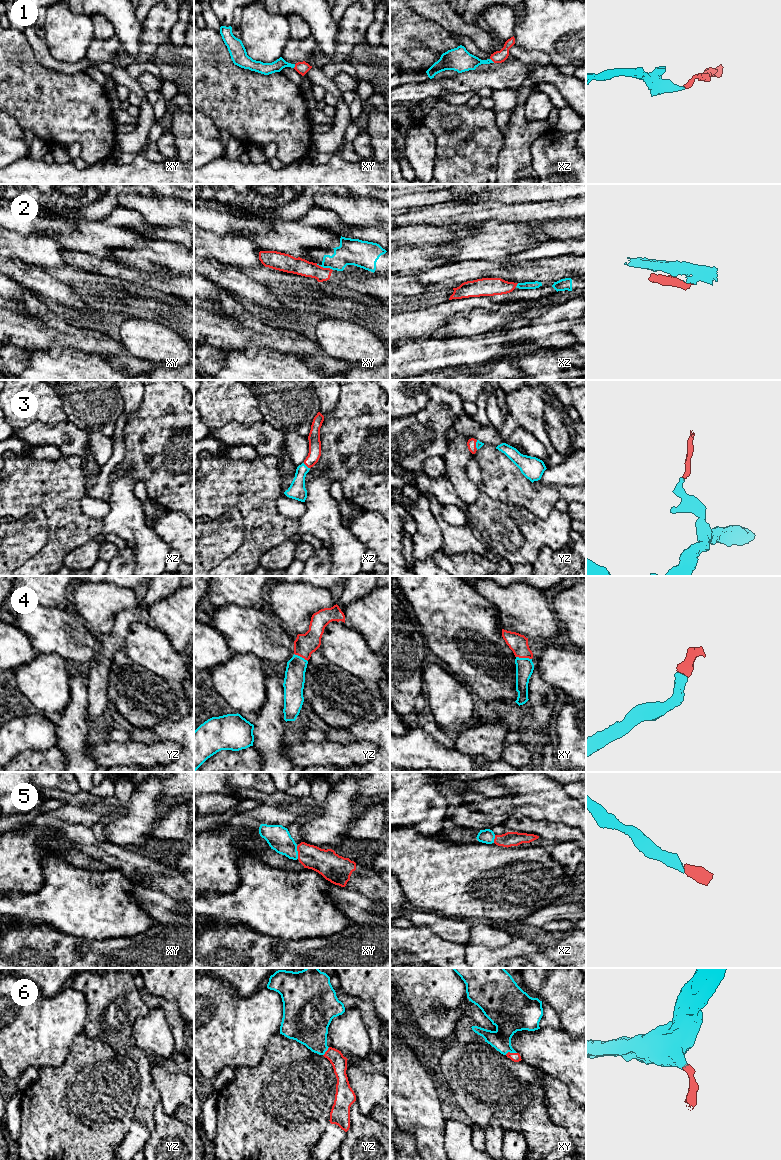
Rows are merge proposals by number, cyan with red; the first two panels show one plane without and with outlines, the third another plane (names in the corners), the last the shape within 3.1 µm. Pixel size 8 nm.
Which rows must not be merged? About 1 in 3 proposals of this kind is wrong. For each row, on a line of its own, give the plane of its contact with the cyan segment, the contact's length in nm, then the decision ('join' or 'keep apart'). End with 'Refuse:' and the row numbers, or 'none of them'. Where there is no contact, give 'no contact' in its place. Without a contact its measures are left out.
1: contact in xz; length 50 nm; join
2: contact in xy; length 140 nm; keep apart
3: contact in xz; length 70 nm; join
4: contact in xy; length 130 nm; join
5: contact in xy; length 110 nm; join
6: contact in xy; length 100 nm; join
Refuse: 2

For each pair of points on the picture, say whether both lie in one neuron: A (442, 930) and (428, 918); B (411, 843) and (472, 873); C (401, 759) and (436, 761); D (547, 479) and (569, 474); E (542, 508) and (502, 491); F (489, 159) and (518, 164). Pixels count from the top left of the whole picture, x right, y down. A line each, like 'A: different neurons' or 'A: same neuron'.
A: same neuron
B: same neuron
C: same neuron
D: same neuron
E: same neuron
F: different neurons

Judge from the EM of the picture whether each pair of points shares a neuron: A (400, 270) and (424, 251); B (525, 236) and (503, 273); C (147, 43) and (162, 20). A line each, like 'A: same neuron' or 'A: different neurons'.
A: same neuron
B: different neurons
C: same neuron

